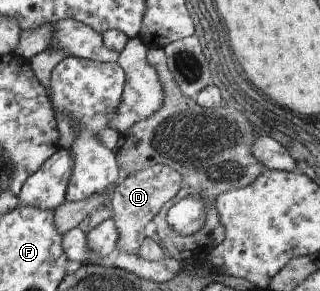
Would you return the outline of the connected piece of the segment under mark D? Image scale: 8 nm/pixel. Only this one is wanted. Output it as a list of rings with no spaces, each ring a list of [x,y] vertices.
[[[156,164],[134,175],[124,176],[110,195],[112,219],[119,229],[118,250],[124,254],[138,254],[143,246],[146,225],[160,213],[168,203],[174,202],[183,186],[183,175],[173,167]]]

